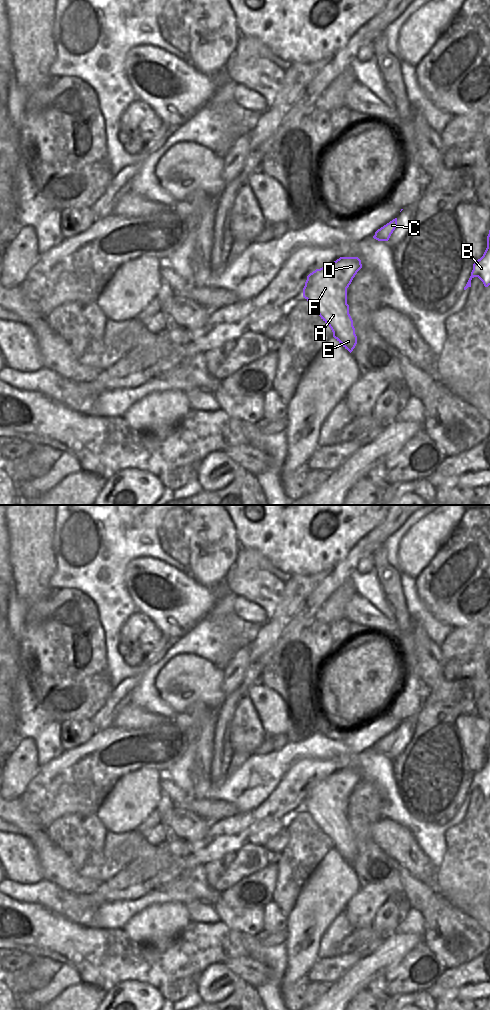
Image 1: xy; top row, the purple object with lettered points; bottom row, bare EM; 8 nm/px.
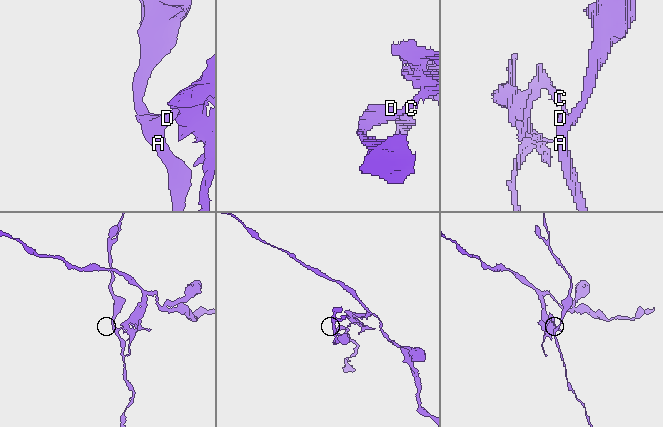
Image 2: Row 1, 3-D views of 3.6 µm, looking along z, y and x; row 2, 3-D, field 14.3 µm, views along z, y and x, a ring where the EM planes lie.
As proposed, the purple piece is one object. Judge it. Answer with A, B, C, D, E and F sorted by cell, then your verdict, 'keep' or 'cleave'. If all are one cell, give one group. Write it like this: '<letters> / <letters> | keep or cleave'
A D E F / B C | cleave

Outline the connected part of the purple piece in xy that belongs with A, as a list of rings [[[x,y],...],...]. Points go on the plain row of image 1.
[[[340,769],[310,785],[303,800],[303,809],[350,865],[357,856],[357,848],[349,826],[347,800],[361,780],[358,769]]]

